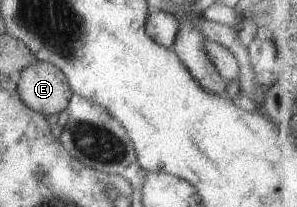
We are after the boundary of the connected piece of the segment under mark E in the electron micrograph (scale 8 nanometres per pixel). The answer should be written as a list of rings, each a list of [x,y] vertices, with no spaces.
[[[36,61],[16,79],[21,100],[45,116],[65,111],[74,93],[65,74],[48,62]]]

